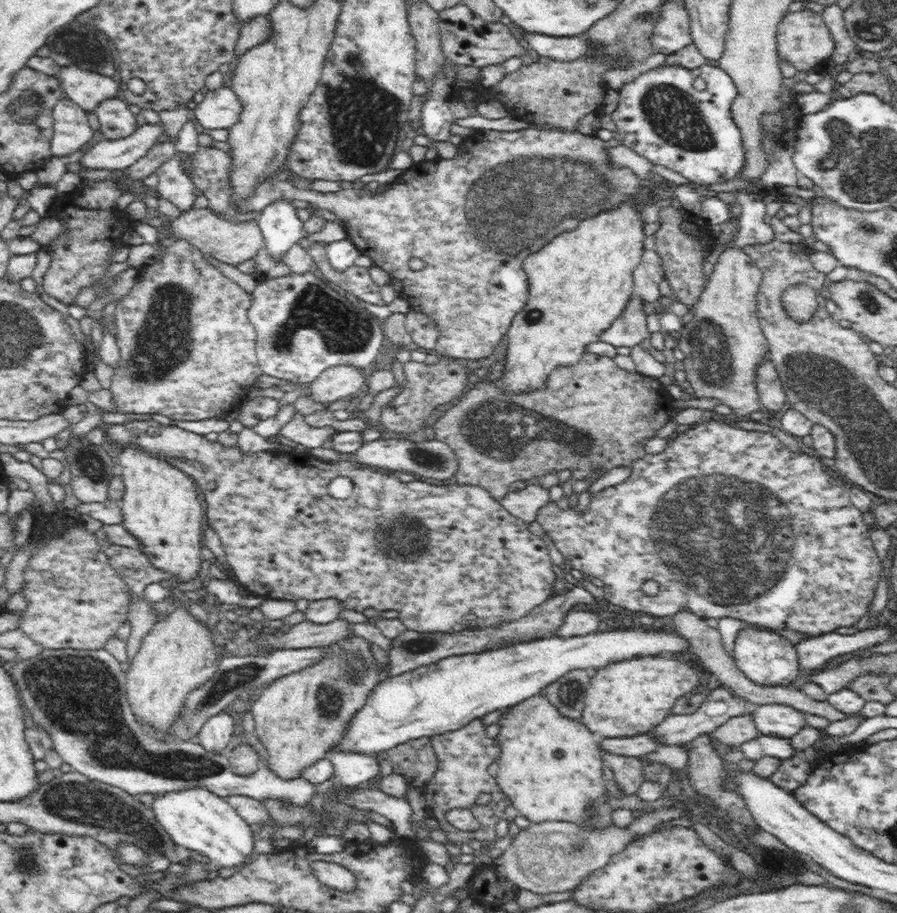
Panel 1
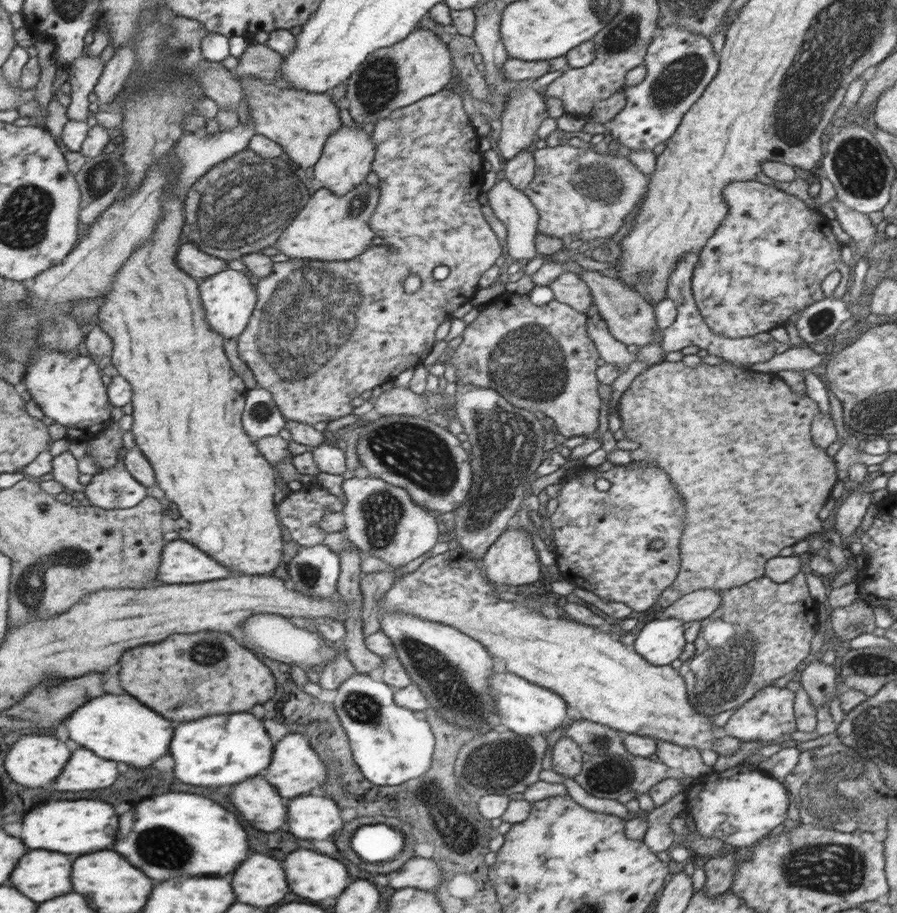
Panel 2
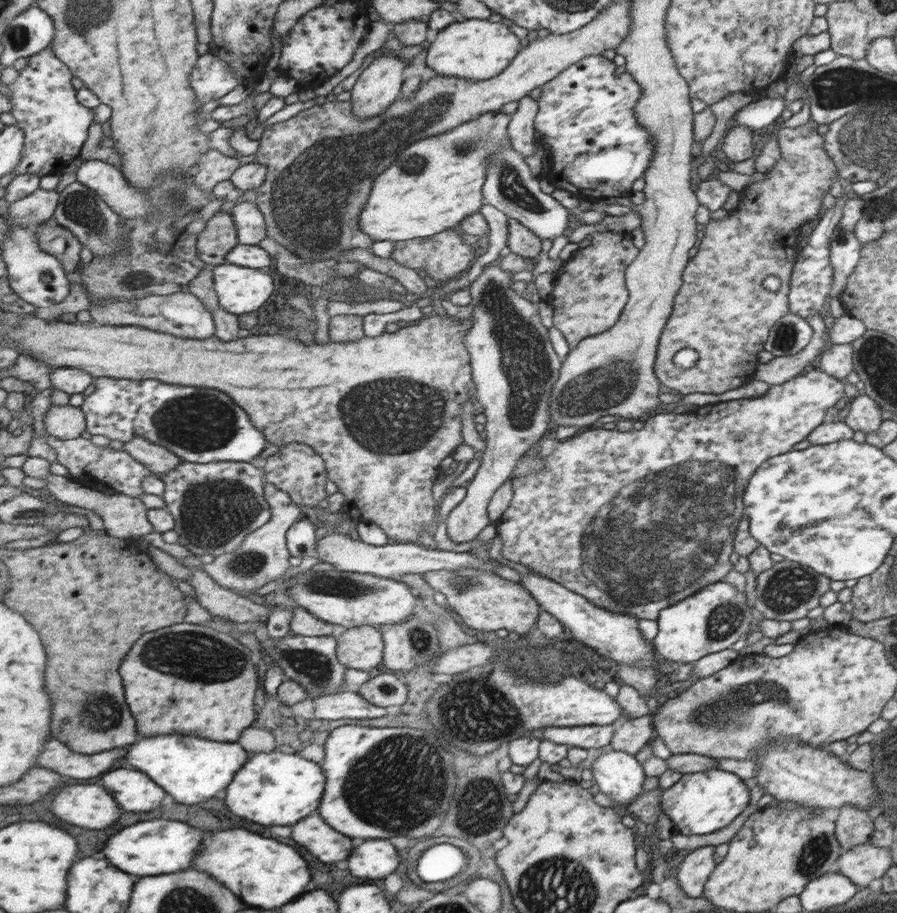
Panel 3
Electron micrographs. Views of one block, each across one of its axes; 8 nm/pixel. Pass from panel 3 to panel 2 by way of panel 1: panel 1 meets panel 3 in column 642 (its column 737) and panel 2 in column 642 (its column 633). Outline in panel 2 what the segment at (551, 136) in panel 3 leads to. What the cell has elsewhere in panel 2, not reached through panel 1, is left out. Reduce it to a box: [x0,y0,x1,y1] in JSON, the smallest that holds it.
[605,24,720,152]

